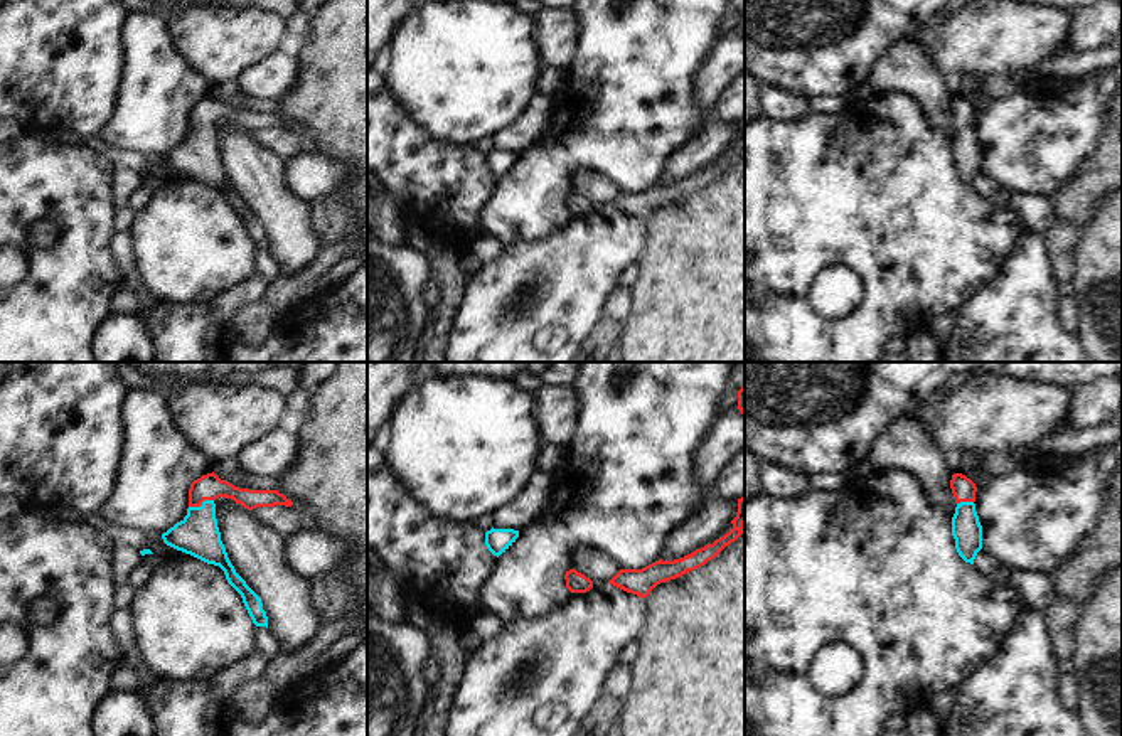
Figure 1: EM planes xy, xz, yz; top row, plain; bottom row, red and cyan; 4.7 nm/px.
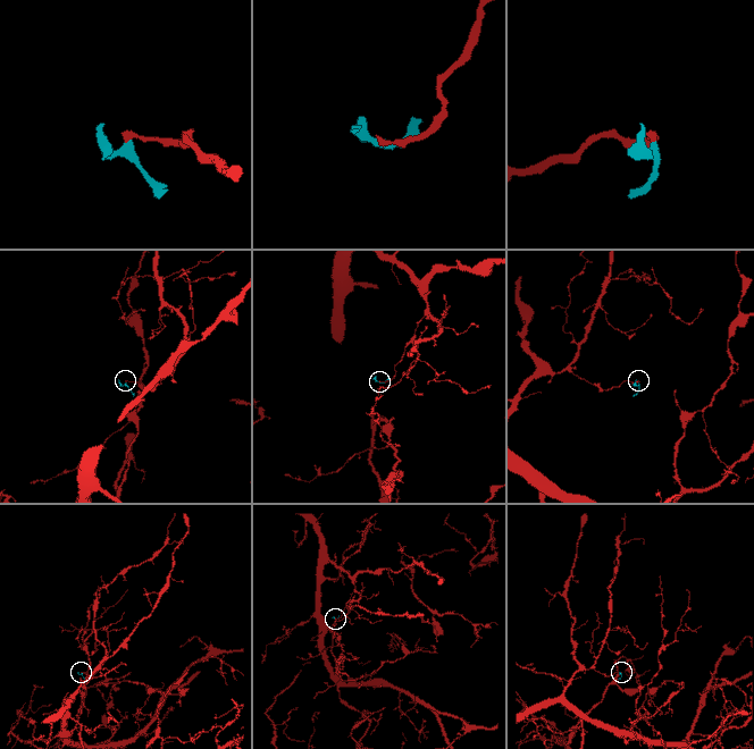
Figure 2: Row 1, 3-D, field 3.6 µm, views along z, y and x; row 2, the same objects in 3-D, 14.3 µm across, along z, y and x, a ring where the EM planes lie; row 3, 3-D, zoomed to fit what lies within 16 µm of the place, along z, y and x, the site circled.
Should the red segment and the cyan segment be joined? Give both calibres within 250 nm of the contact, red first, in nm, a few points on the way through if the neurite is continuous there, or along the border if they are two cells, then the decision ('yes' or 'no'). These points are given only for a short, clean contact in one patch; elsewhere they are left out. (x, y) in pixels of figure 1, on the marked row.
calibres 130 and 200 nm; way xy (209, 487), (201, 496), (201, 504), (197, 534); yes

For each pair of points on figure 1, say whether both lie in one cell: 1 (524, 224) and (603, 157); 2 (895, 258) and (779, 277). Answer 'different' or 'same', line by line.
1: same
2: same

